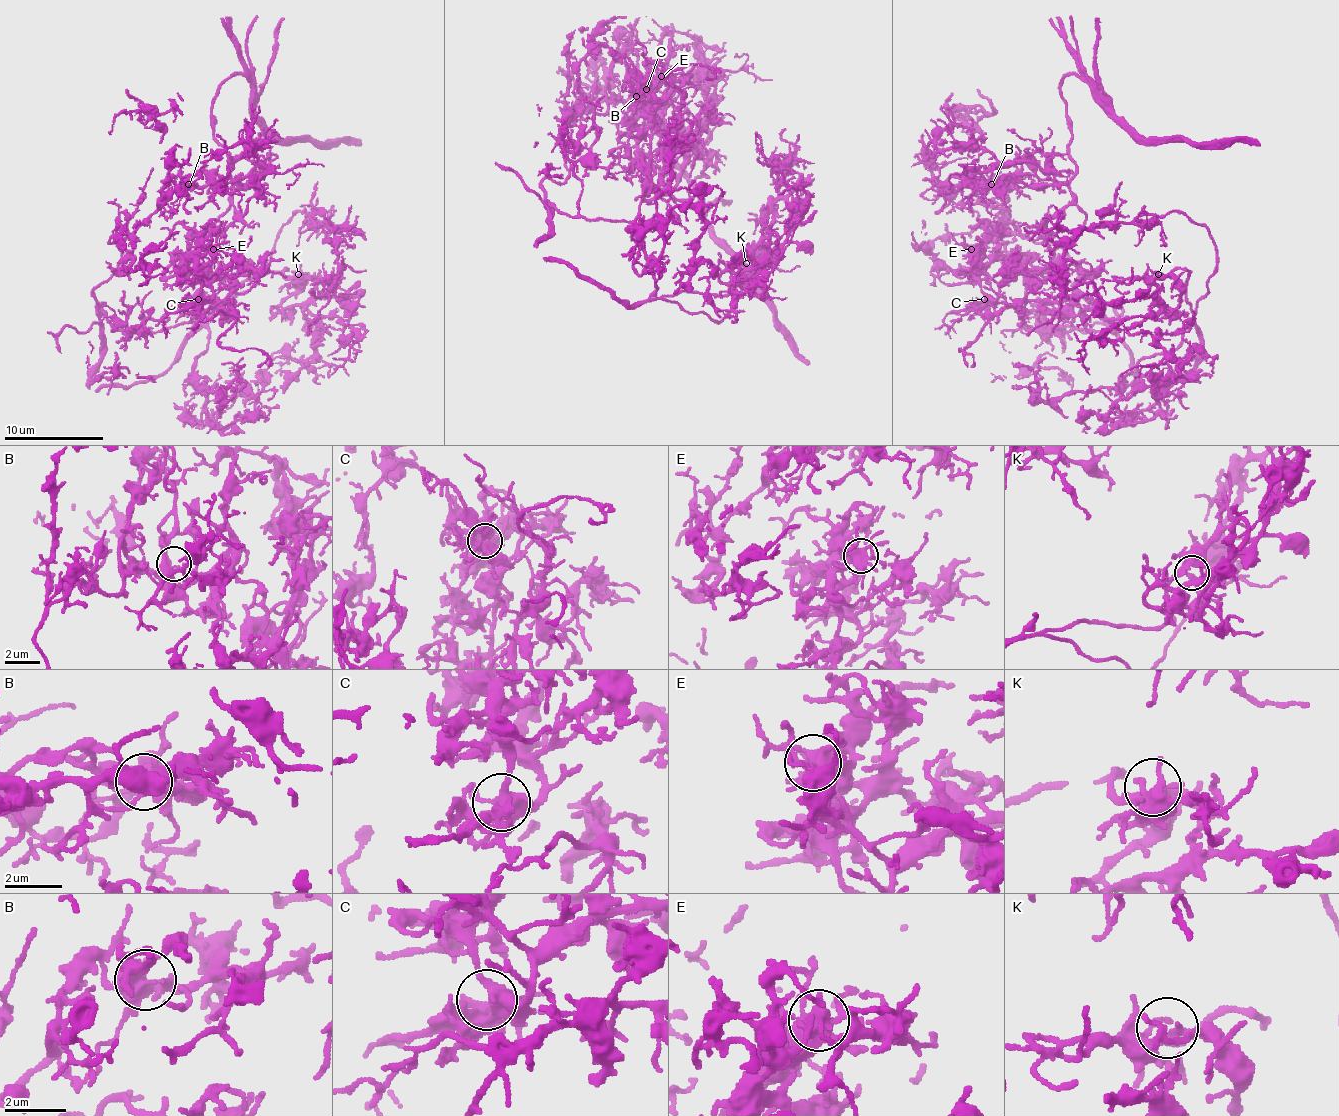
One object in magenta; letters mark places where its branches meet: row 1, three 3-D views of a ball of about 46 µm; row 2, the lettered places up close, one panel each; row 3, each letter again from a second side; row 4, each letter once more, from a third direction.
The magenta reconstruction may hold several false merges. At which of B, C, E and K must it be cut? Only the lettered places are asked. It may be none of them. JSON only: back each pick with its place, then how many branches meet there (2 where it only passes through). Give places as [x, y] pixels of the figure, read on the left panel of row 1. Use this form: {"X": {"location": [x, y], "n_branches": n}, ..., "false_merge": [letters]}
{"false_merge": []}

